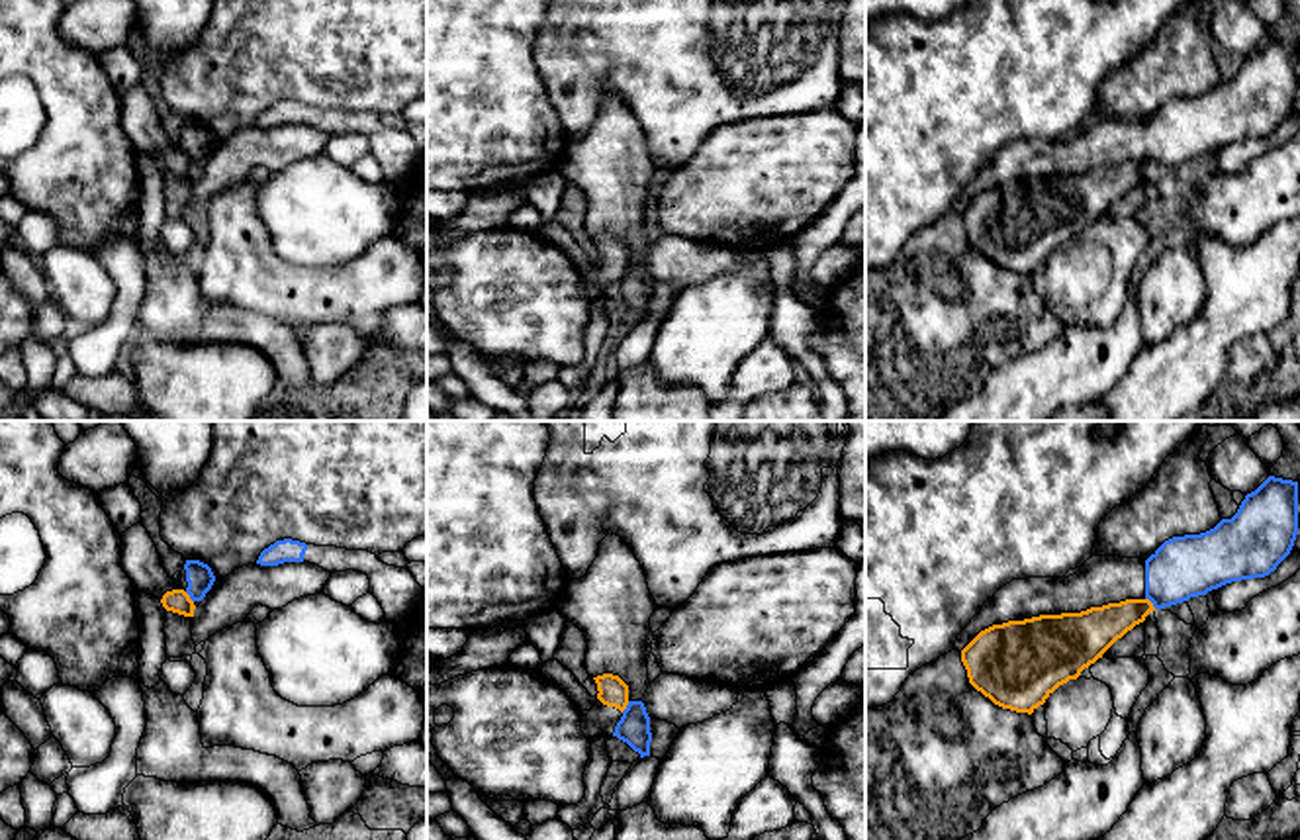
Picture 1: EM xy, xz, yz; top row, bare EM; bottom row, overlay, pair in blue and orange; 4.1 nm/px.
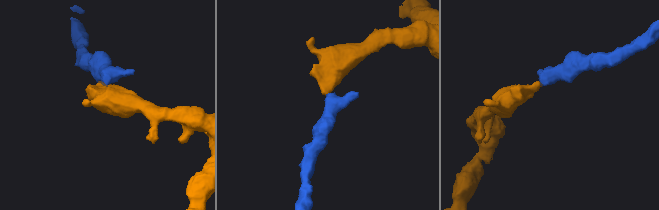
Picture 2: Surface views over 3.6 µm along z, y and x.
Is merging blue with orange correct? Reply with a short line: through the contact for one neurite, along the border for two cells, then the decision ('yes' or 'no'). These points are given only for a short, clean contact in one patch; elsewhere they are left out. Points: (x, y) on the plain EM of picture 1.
yz (1146, 159), (1156, 169) | no

